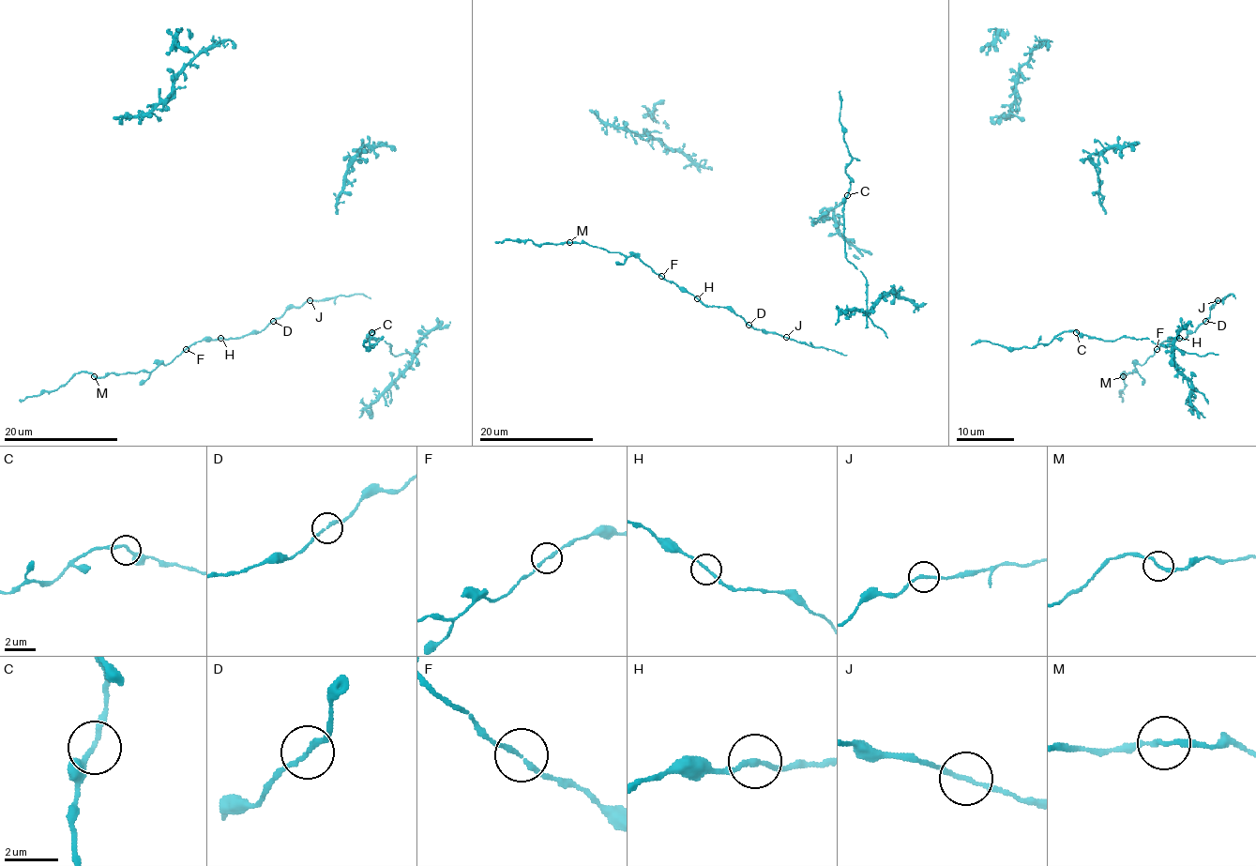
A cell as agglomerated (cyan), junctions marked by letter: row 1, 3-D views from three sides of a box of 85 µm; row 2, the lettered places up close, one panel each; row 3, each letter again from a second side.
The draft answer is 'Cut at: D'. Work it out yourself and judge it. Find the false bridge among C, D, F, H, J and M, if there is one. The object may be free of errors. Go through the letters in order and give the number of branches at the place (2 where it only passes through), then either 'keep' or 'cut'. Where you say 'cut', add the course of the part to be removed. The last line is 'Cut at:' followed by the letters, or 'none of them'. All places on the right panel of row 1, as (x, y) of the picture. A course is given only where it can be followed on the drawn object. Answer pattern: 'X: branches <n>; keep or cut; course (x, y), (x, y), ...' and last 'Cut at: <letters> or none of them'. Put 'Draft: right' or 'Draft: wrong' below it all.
C: branches 2; keep
D: branches 2; keep
F: branches 2; keep
H: branches 2; keep
J: branches 2; keep
M: branches 2; keep
Cut at: none of them
Draft: wrong

